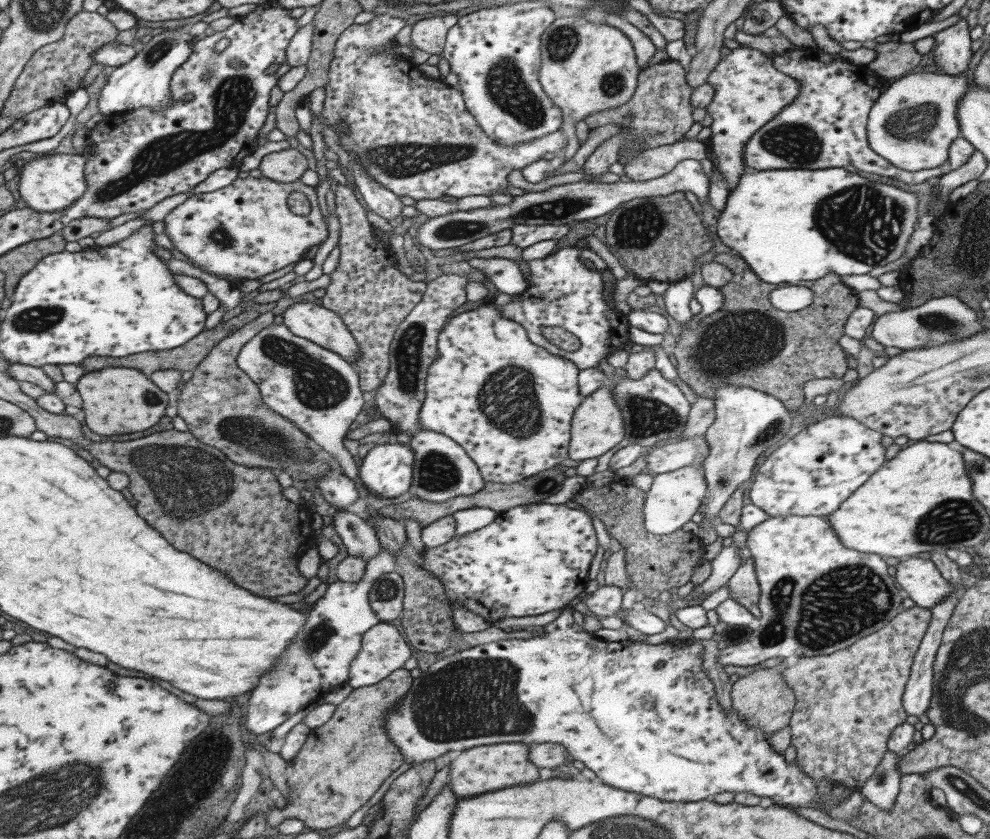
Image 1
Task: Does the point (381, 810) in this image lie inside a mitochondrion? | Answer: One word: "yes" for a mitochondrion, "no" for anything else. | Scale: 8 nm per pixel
no

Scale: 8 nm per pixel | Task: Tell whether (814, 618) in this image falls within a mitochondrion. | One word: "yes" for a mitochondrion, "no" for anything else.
yes

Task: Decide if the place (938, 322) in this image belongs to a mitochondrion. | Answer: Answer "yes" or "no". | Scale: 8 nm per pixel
yes

